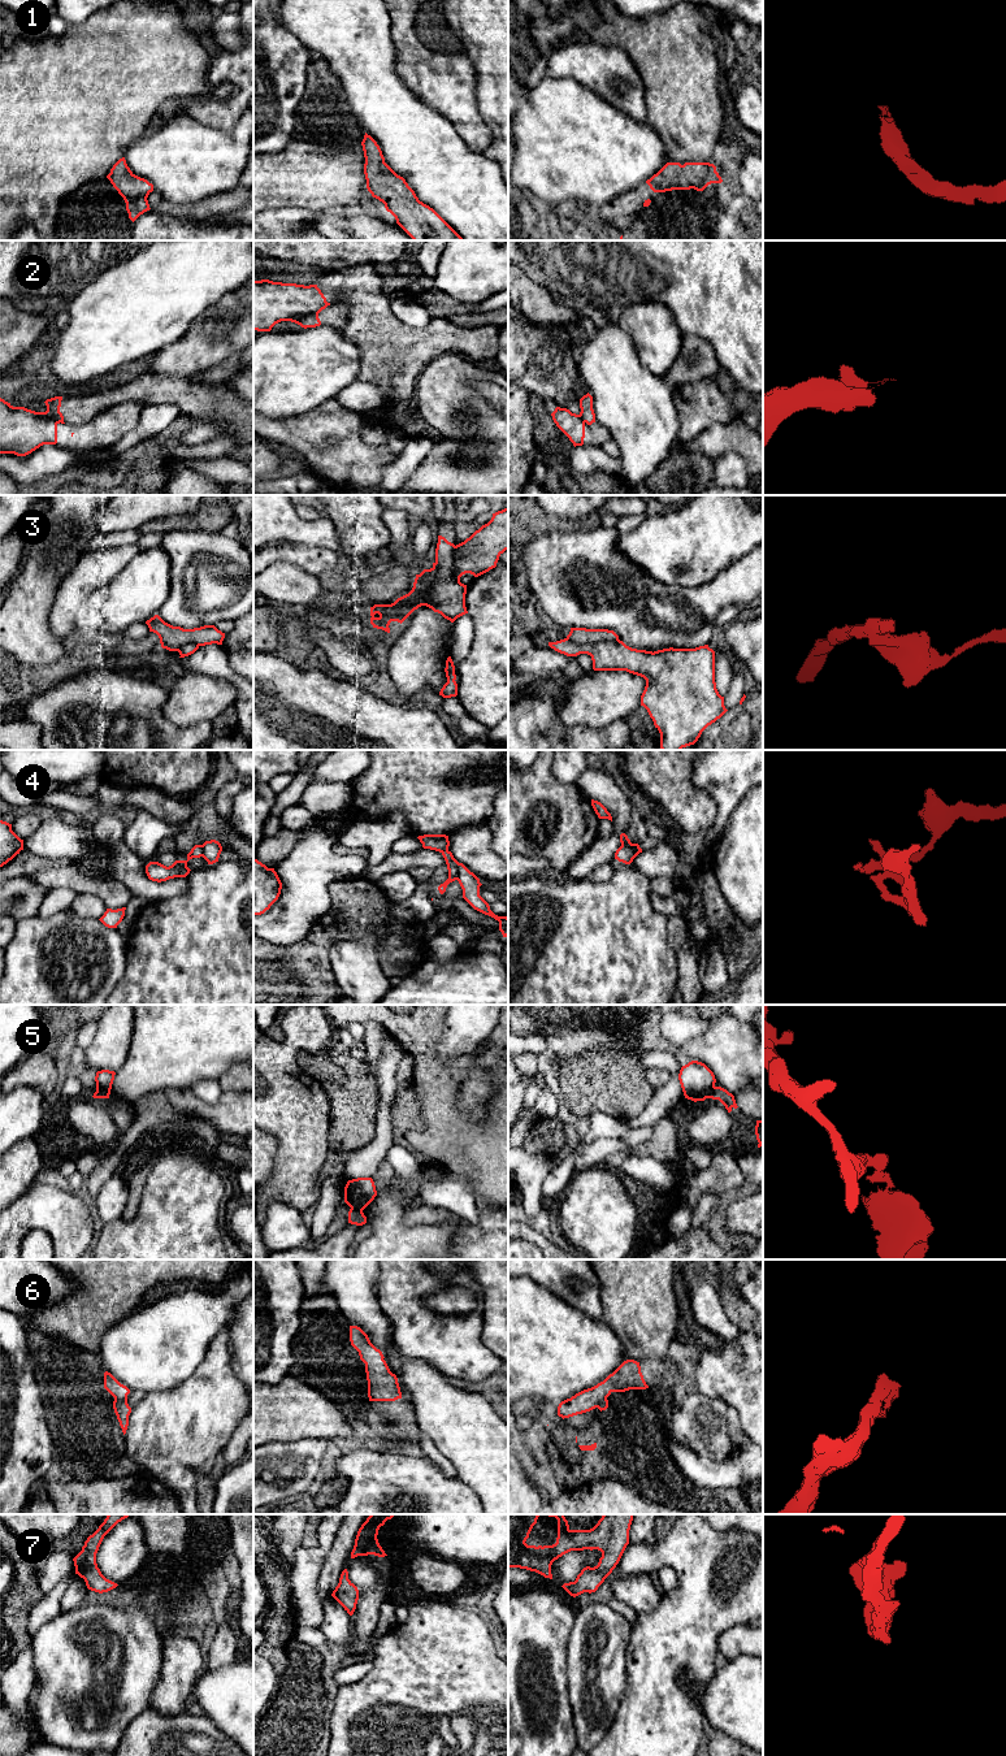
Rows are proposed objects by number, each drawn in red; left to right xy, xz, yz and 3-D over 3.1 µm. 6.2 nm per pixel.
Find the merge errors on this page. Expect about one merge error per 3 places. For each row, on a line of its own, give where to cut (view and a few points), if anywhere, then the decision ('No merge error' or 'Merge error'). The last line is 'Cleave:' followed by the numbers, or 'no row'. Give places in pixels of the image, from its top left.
1: No split. No merge error
2: Split along xz (317, 312), (306, 315), (295, 322). Merge error
3: Split along yz (567, 637), (577, 644), (618, 640). Merge error
4: Split along xz (446, 861), (456, 863), (458, 879). Merge error
5: Split along xz (351, 1206), (361, 1210). Merge error
6: No split. No merge error
7: No split. No merge error
Cleave: 2, 3, 4, 5

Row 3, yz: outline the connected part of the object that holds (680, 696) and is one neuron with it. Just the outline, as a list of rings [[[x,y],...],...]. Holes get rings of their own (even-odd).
[[[564,638],[548,642],[548,646],[567,656],[590,655],[594,671],[626,671],[643,677],[646,686],[641,695],[641,706],[647,710],[660,733],[662,750],[681,750],[694,745],[702,732],[728,711],[724,706],[724,697],[716,689],[715,651],[708,645],[695,649],[669,647],[652,652],[632,649],[620,639],[577,645]]]

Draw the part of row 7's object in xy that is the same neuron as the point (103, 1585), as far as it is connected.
[[[108,1514],[99,1529],[87,1538],[82,1551],[73,1558],[75,1574],[84,1579],[88,1590],[103,1594],[116,1588],[118,1584],[107,1579],[96,1564],[96,1553],[104,1536],[122,1519],[130,1514]]]

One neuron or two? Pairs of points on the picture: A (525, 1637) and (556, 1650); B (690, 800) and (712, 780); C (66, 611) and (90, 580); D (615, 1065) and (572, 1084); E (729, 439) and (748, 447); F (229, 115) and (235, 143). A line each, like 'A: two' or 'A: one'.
A: one
B: two
C: one
D: one
E: one
F: two

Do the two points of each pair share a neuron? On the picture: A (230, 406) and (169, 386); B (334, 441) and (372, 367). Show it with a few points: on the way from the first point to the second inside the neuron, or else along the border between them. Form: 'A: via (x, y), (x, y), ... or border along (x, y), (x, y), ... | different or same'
A: via (215, 403), (194, 399), (185, 393) | same
B: border along (358, 415), (363, 424) | different

